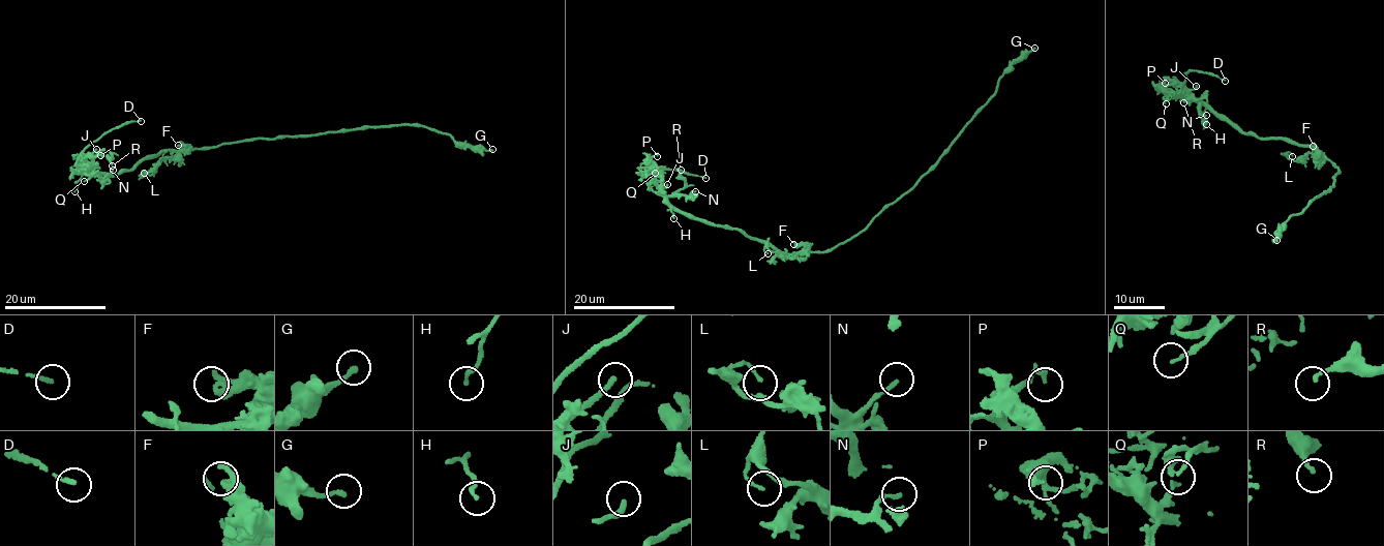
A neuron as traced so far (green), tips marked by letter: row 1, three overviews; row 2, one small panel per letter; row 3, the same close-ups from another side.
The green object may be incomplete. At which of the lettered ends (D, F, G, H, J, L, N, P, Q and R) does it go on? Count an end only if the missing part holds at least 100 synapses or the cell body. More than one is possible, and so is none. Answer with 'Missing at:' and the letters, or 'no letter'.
Missing at: D

